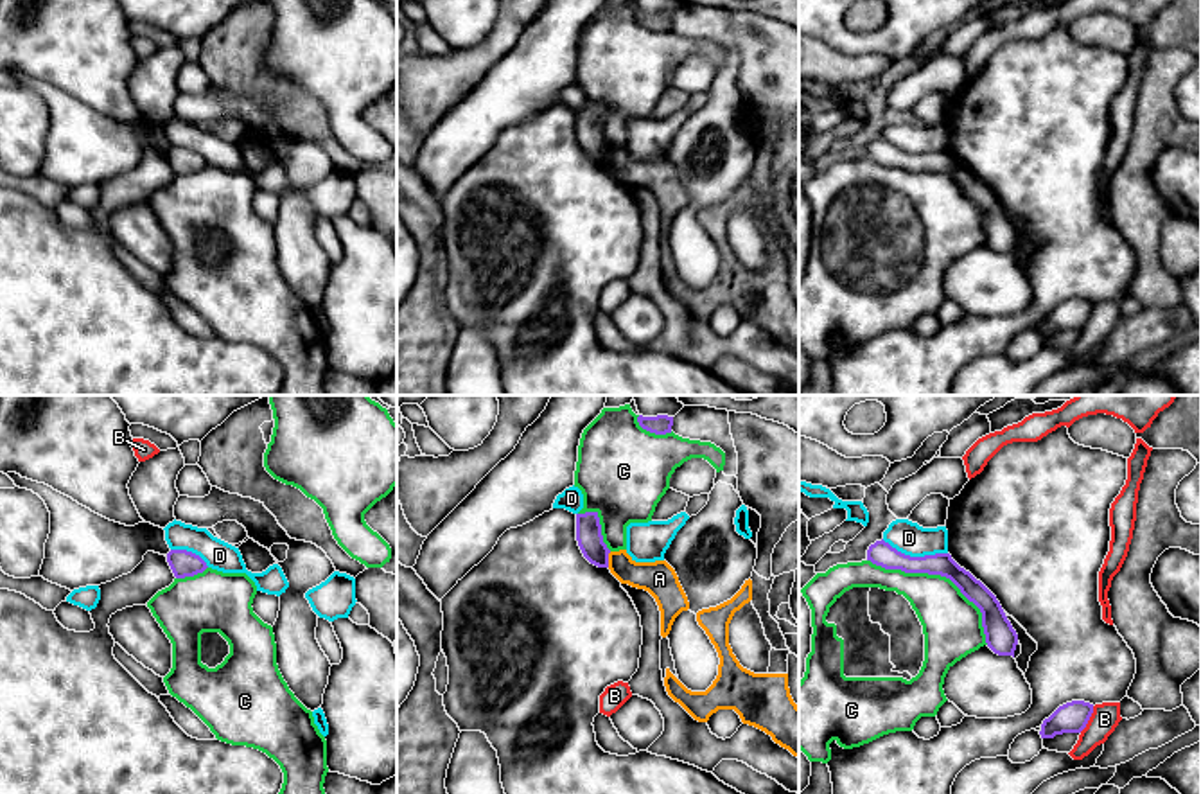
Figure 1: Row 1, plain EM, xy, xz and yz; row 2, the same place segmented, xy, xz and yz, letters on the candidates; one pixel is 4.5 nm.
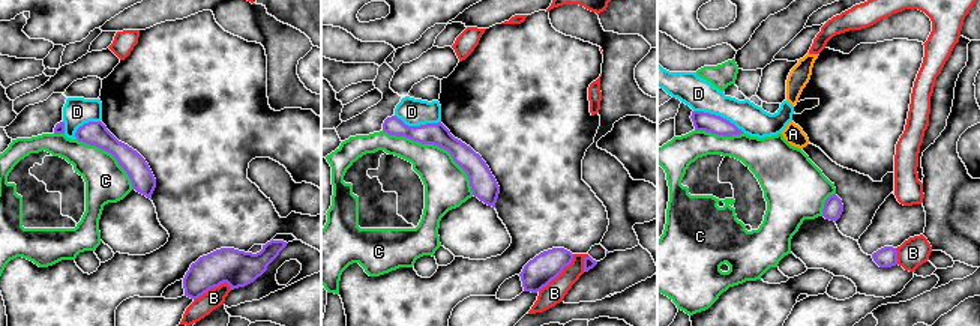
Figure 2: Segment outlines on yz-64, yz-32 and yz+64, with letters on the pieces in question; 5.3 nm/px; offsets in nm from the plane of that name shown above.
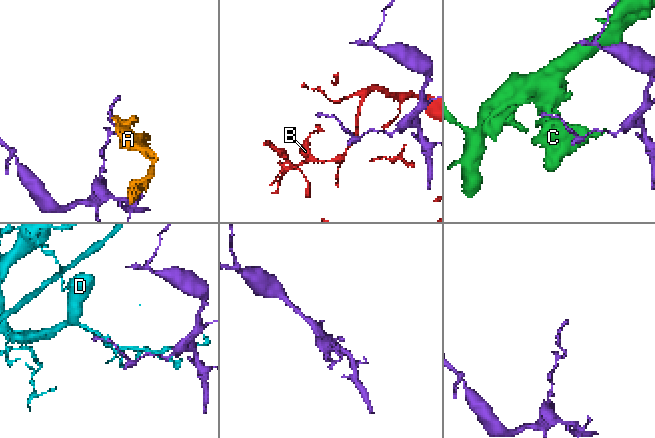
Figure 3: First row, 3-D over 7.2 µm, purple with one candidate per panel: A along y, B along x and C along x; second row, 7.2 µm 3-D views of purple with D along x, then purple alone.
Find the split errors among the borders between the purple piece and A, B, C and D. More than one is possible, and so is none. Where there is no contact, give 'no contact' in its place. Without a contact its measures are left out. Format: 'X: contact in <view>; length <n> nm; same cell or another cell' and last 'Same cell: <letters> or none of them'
A: contact in xz; length 70 nm; another cell
B: contact in yz; length 140 nm; another cell
C: contact in yz; length 650 nm; another cell
D: contact in yz; length 300 nm; another cell
Same cell: none of them

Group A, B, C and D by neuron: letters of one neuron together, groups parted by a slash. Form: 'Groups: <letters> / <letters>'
Groups: A / B / C / D

